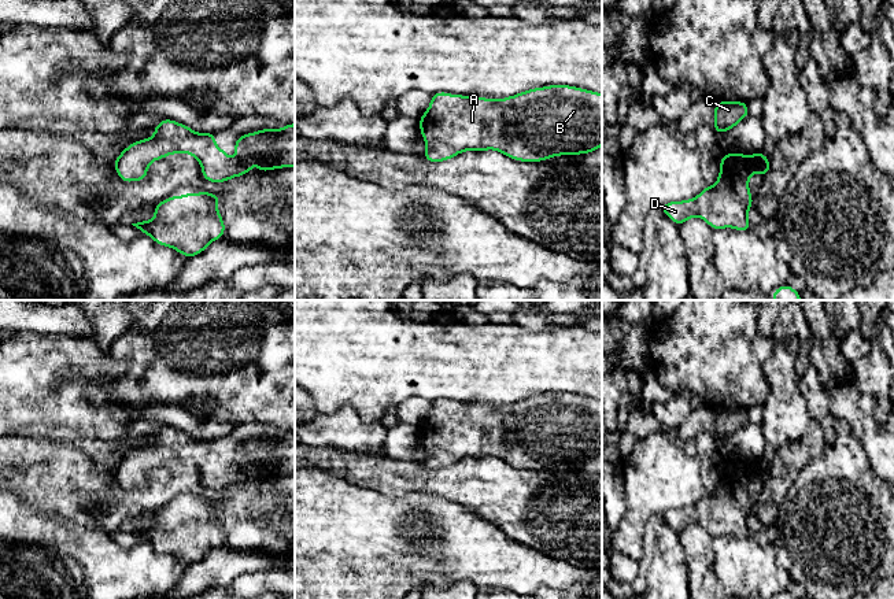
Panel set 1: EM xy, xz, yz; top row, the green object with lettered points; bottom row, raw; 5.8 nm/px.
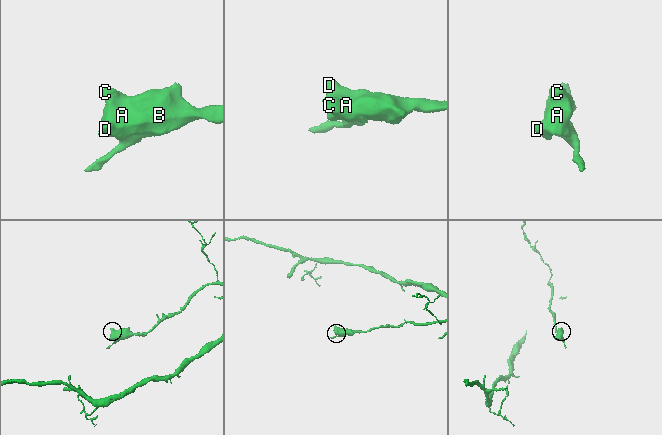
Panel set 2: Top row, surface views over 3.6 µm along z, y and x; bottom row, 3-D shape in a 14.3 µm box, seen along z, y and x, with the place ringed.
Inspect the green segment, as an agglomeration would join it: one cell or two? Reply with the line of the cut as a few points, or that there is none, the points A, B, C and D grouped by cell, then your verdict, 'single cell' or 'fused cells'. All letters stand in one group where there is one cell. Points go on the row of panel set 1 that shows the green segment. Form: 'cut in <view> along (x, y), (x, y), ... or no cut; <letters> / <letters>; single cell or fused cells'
no cut; A B C D; single cell

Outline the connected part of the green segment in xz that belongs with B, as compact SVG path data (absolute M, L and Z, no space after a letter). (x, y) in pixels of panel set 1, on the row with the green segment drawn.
M569 85L533 88L502 100L479 96L432 95L428 110L420 118L420 132L428 162L444 162L463 151L495 149L520 162L542 162L559 155L580 155L596 151L602 145L602 93Z

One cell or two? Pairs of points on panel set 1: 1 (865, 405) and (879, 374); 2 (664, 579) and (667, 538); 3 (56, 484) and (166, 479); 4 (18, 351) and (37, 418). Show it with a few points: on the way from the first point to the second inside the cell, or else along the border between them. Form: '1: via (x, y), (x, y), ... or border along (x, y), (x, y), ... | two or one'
1: border along (856, 380), (874, 399), (879, 422) | two
2: via (667, 569), (667, 547) | one
3: via (84, 495), (139, 498) | one
4: via (18, 368), (18, 396), (23, 402) | one

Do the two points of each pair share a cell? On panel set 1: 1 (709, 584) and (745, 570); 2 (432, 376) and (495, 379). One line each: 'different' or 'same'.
1: different
2: same

